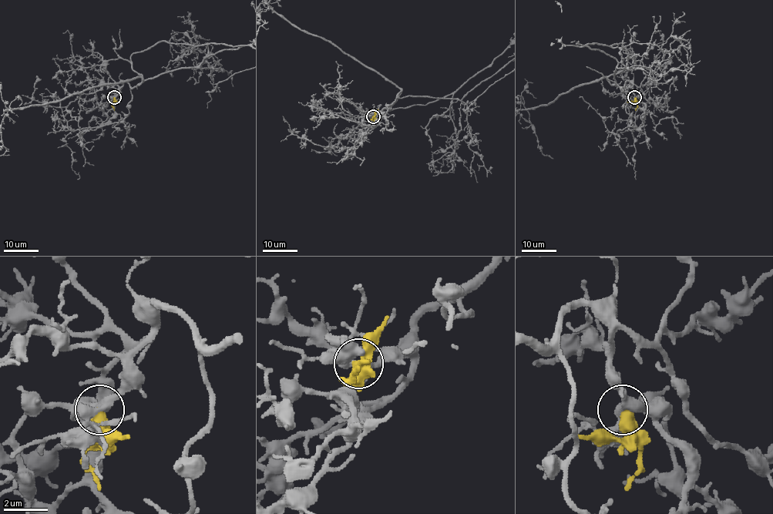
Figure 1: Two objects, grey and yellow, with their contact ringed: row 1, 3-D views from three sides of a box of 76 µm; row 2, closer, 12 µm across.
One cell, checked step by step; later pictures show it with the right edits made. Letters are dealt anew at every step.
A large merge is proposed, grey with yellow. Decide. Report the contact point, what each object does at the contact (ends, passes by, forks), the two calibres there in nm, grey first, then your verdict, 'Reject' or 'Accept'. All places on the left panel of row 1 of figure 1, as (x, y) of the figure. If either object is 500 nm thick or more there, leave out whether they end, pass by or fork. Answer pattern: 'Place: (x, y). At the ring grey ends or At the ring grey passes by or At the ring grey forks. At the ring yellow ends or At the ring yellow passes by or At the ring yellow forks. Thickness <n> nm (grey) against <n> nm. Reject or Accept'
Place: (114, 97). Thickness 360 nm (grey) against 550 nm. Reject

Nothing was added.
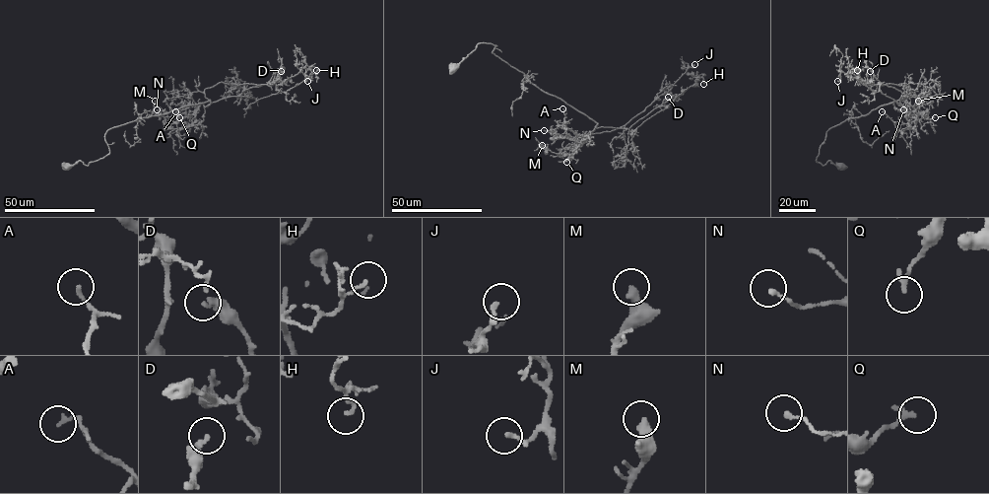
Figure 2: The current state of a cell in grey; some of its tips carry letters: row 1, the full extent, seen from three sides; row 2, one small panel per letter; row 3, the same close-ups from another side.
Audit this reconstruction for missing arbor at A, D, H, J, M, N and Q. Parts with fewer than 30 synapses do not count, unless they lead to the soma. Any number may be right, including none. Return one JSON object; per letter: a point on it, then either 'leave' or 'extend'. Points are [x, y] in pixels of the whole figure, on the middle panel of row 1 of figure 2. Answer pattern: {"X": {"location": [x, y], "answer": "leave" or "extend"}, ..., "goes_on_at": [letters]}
{"A": {"location": [562, 108], "answer": "leave"}, "D": {"location": [668, 97], "answer": "leave"}, "H": {"location": [703, 84], "answer": "leave"}, "J": {"location": [694, 64], "answer": "leave"}, "M": {"location": [542, 145], "answer": "leave"}, "N": {"location": [544, 130], "answer": "leave"}, "Q": {"location": [566, 162], "answer": "leave"}, "goes_on_at": []}

